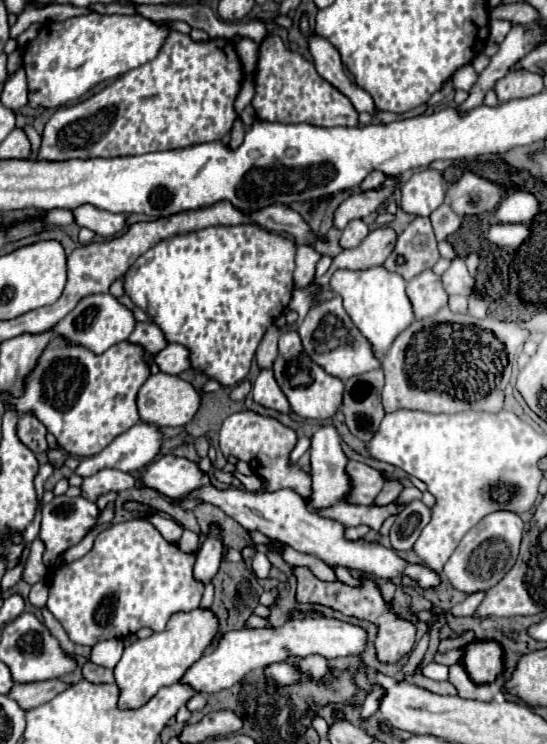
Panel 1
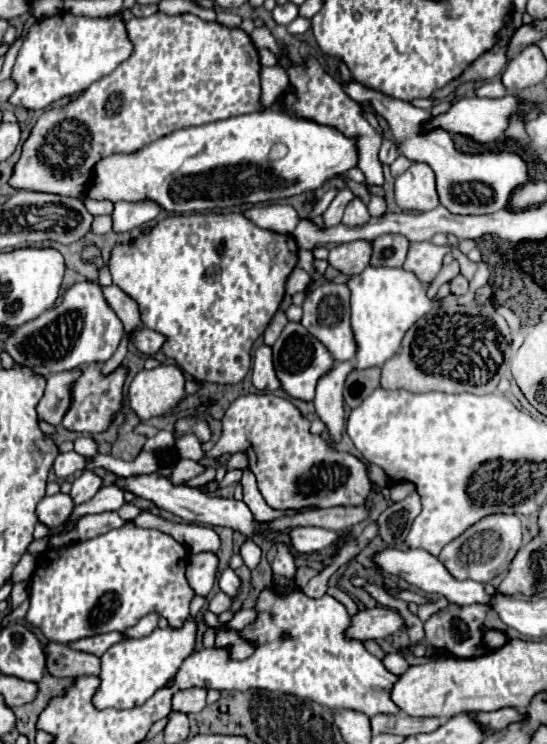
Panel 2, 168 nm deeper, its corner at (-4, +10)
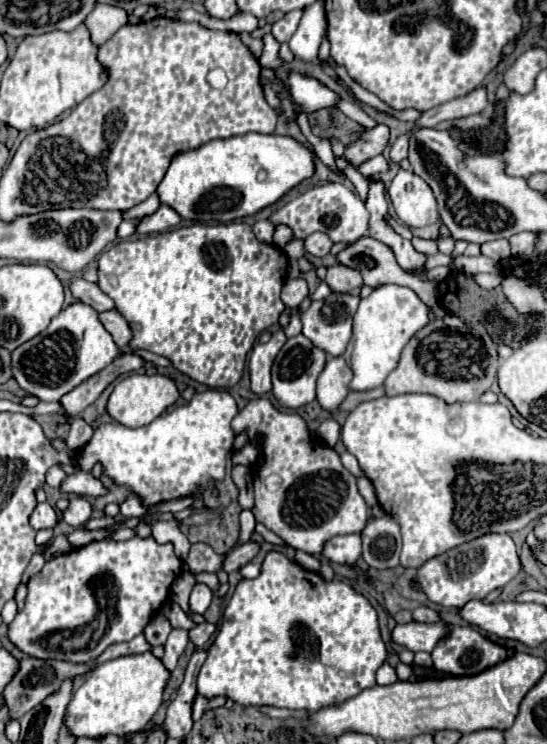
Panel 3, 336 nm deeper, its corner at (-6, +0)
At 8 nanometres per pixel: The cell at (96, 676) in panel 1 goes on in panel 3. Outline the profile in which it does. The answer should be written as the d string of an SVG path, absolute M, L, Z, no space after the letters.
M4 640L4 648L8 648L18 658L18 664L20 664L16 676L8 682L8 686L2 692L4 702L8 706L8 712L10 712L10 718L24 716L28 710L32 710L36 704L40 704L48 694L56 692L60 688L62 680L76 678L78 674L84 674L88 670L88 664L70 664L70 662L60 662L60 660L36 660L36 658L30 658L30 656L22 654L20 650L16 650L8 640Z

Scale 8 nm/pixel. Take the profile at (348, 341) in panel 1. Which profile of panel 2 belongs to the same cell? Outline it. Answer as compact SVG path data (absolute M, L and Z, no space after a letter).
M324 284L320 288L316 288L302 304L304 308L304 316L302 316L302 326L316 336L334 356L336 362L346 362L354 358L354 350L358 350L358 346L354 346L354 332L350 330L350 302L348 302L348 288L346 284Z

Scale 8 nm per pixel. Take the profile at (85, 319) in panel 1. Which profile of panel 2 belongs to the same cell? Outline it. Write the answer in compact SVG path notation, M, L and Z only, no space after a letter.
M78 282L66 294L58 308L42 312L38 318L22 324L4 342L4 350L20 366L30 366L42 376L72 370L90 362L106 362L118 348L124 334L122 320L102 298L102 286L96 282Z

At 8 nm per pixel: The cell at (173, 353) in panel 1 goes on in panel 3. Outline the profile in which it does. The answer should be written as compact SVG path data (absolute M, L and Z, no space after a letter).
M108 310L108 312L100 312L100 322L104 324L104 328L112 334L114 342L120 346L120 348L126 348L128 342L130 342L130 328L128 328L128 322L116 312L116 310Z

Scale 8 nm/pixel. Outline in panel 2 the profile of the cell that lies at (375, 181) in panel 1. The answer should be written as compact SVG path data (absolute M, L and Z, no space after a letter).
M384 138L382 146L380 146L380 154L378 154L378 156L380 156L380 162L390 166L390 164L398 158L398 154L400 154L400 152L398 152L398 146L396 146L390 138Z

